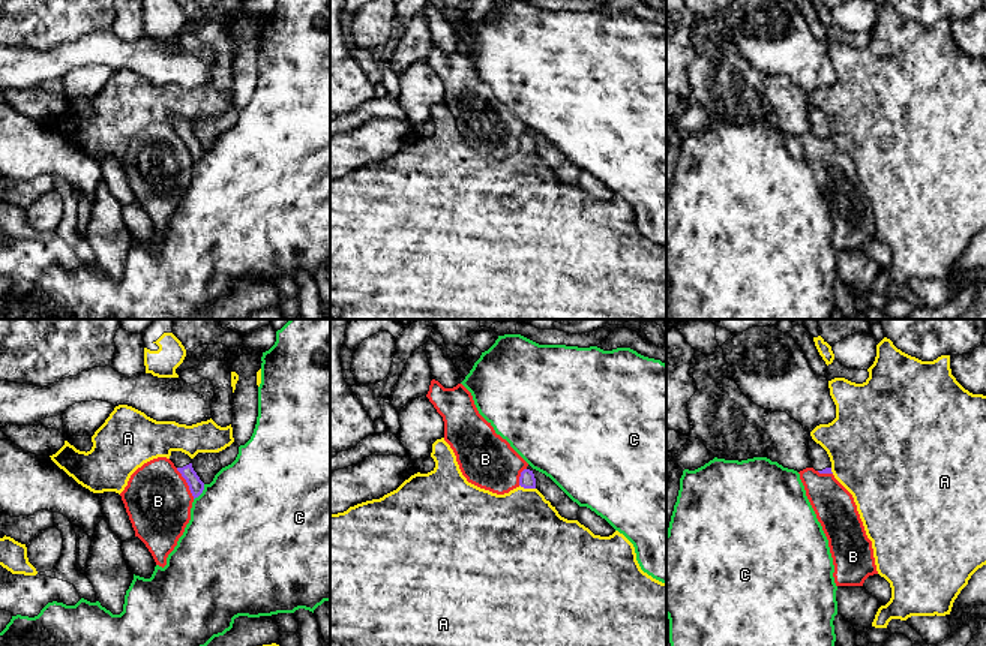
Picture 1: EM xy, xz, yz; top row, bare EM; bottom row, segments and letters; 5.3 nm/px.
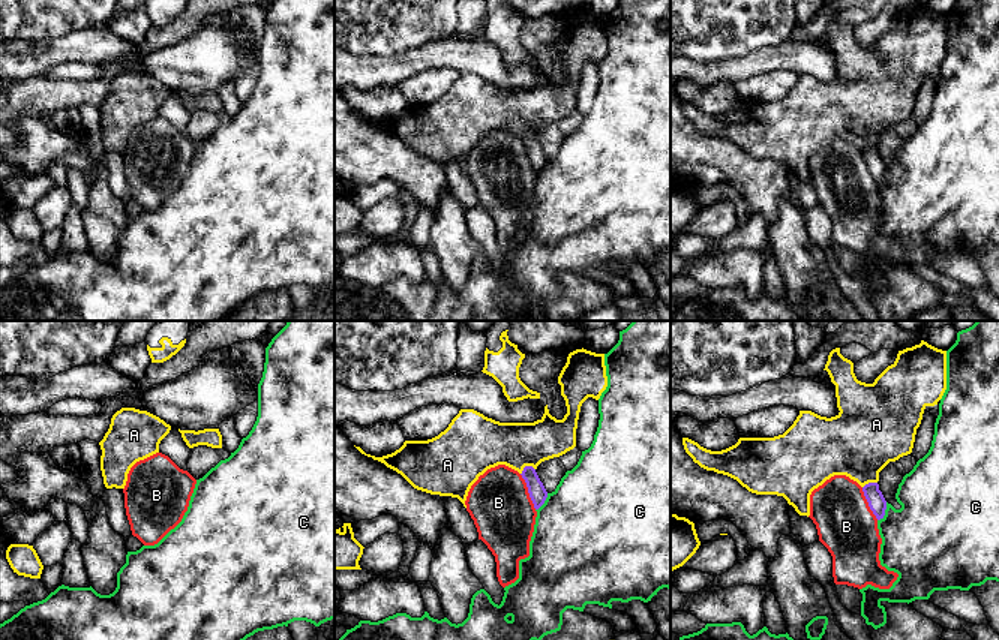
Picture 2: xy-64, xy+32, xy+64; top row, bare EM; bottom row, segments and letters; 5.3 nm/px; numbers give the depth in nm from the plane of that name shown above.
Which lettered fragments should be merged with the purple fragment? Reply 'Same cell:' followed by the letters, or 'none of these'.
Same cell: none of these

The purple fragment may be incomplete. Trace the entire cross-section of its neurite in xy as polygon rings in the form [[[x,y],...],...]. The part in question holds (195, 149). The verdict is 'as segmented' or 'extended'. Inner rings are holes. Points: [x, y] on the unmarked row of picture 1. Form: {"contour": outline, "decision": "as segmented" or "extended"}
{"contour": [[[171,115],[170,124],[174,127],[177,135],[186,144],[194,163],[198,162],[204,154],[204,147],[200,144],[200,141],[194,135],[192,123],[182,115]]], "decision": "extended"}

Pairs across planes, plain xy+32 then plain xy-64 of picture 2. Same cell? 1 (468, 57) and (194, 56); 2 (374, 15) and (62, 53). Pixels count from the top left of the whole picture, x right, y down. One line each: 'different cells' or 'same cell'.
1: same cell
2: different cells

